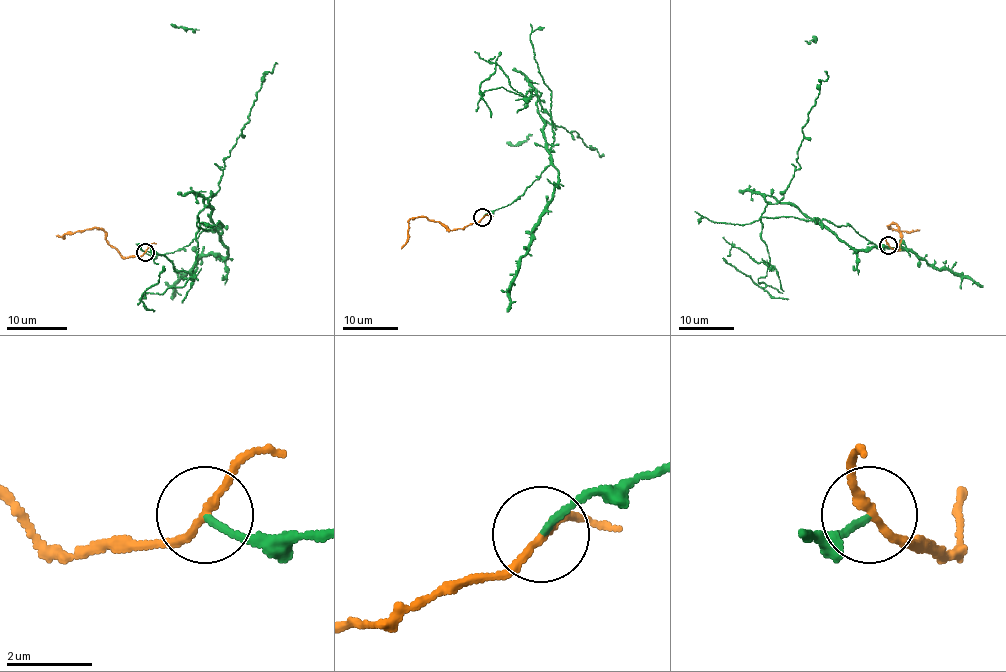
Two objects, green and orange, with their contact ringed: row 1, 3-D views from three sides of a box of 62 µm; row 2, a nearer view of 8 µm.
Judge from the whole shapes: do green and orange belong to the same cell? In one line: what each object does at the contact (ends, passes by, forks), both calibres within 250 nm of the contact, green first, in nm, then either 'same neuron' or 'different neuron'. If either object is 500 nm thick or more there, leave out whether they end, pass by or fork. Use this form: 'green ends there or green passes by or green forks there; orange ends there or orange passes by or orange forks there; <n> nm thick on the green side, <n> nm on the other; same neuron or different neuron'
green ends there; orange passes by; 140 nm thick on the green side, 180 nm on the other; different neuron

